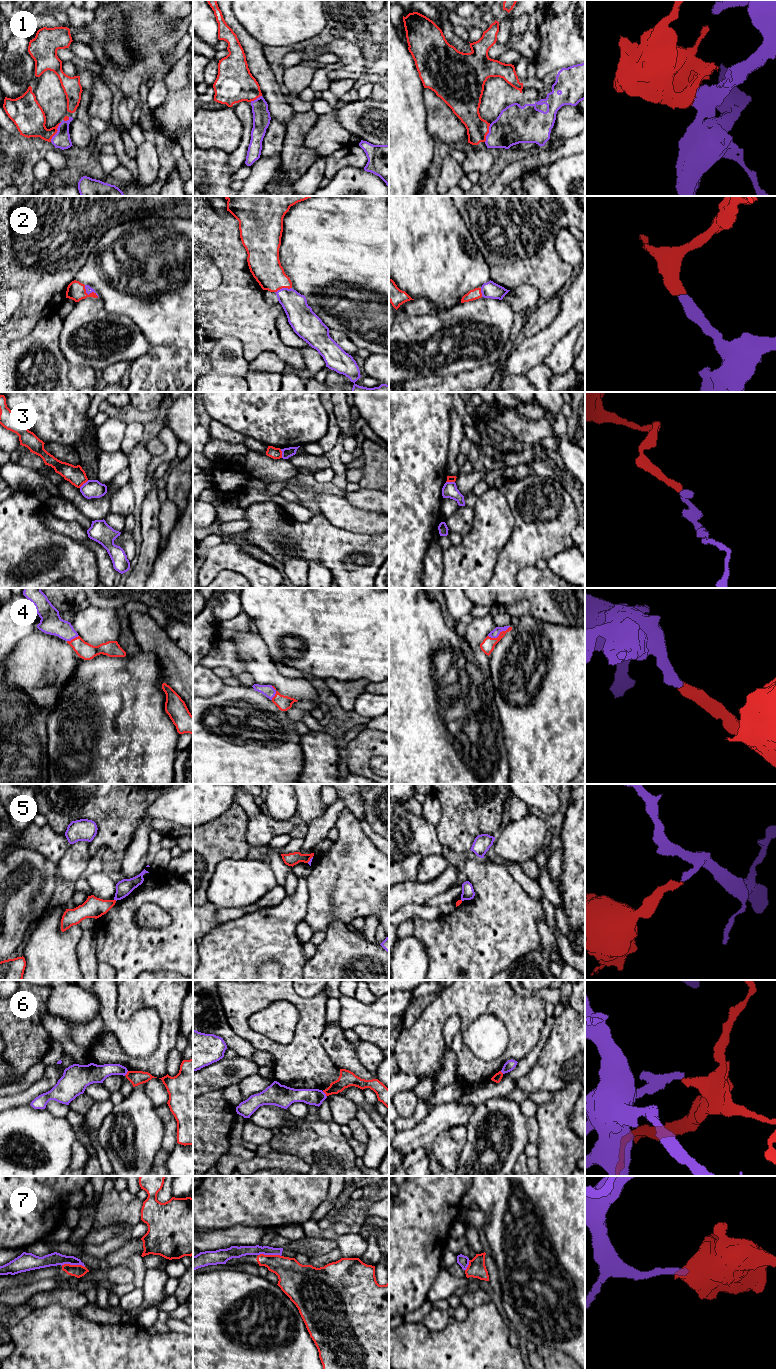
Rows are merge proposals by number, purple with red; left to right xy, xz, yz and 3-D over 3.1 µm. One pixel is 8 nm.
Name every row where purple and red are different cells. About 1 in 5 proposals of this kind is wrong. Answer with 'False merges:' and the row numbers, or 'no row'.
False merges: 3, 5, 6, 7

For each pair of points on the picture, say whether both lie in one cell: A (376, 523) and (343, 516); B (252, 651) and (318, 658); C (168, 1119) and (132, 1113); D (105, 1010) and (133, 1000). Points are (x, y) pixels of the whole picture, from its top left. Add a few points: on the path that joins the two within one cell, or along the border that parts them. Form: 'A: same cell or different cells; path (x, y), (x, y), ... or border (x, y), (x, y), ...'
A: same cell; path (368, 522), (351, 518)
B: different cells; border (258, 634), (271, 656)
C: different cells; border (155, 1108), (155, 1112), (163, 1125), (162, 1140)
D: different cells; border (116, 990), (116, 1016), (121, 1021)

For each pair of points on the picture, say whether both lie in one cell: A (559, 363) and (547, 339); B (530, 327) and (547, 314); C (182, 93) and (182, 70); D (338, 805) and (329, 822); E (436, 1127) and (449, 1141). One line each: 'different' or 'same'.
A: different
B: same
C: same
D: same
E: different

